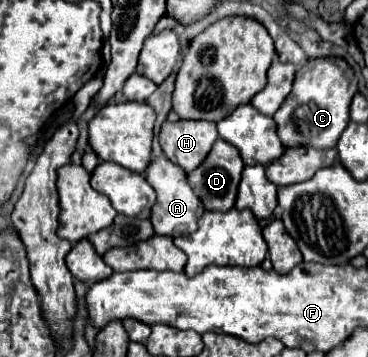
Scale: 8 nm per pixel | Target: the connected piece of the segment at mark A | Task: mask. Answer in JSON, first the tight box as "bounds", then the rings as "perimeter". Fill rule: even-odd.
{"bounds":[145,157,203,237],"perimeter":[[[161,157],[161,159],[155,159],[145,169],[145,179],[157,191],[157,203],[153,205],[153,211],[151,211],[151,223],[155,227],[155,233],[165,237],[181,237],[181,235],[193,233],[197,229],[197,219],[203,213],[203,203],[193,193],[187,181],[187,173],[179,169],[179,165],[171,163],[167,157]]]}

